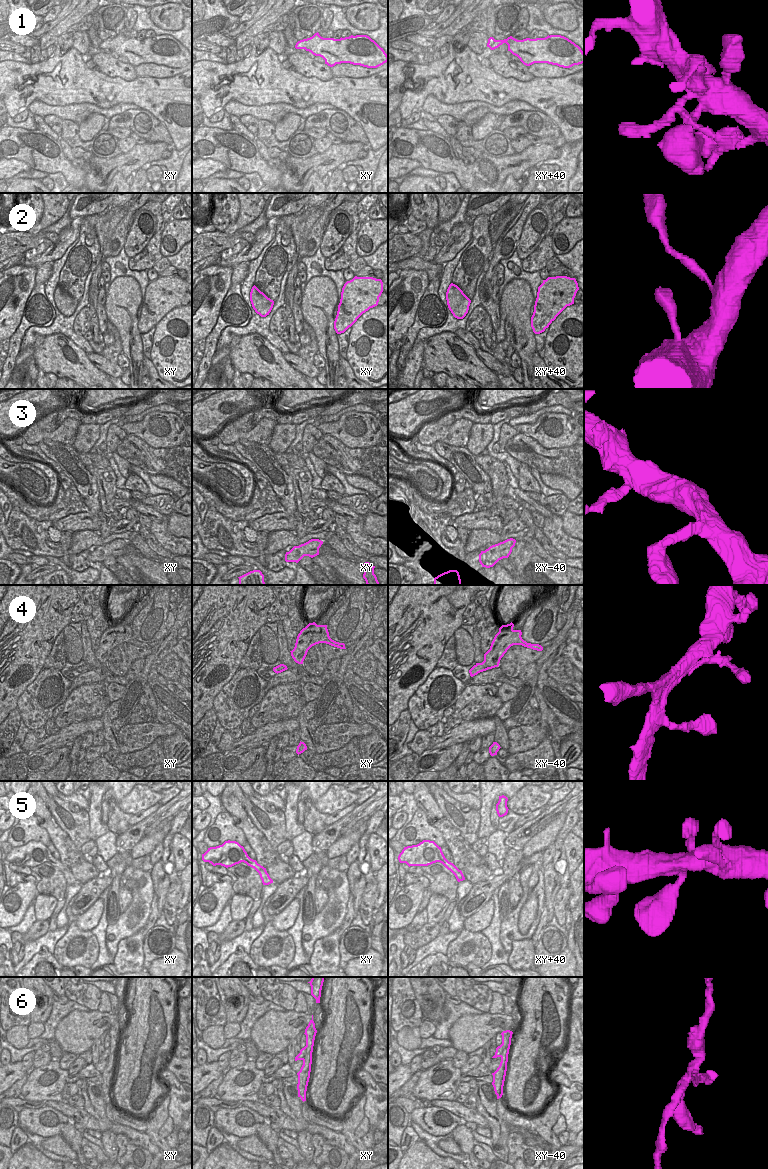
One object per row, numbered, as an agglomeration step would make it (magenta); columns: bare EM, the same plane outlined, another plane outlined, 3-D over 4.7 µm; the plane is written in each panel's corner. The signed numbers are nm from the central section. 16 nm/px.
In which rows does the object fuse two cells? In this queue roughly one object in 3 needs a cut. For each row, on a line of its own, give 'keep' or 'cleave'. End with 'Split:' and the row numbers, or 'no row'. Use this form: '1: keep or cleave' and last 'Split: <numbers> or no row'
1: keep
2: keep
3: keep
4: cleave
5: keep
6: cleave
Split: 4, 6

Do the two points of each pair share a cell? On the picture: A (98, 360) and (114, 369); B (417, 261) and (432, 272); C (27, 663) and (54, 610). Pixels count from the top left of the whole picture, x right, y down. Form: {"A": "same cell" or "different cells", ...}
{"A": "same cell", "B": "same cell", "C": "same cell"}

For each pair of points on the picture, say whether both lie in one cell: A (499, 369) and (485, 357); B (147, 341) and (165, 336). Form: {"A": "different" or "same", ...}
{"A": "same", "B": "different"}

